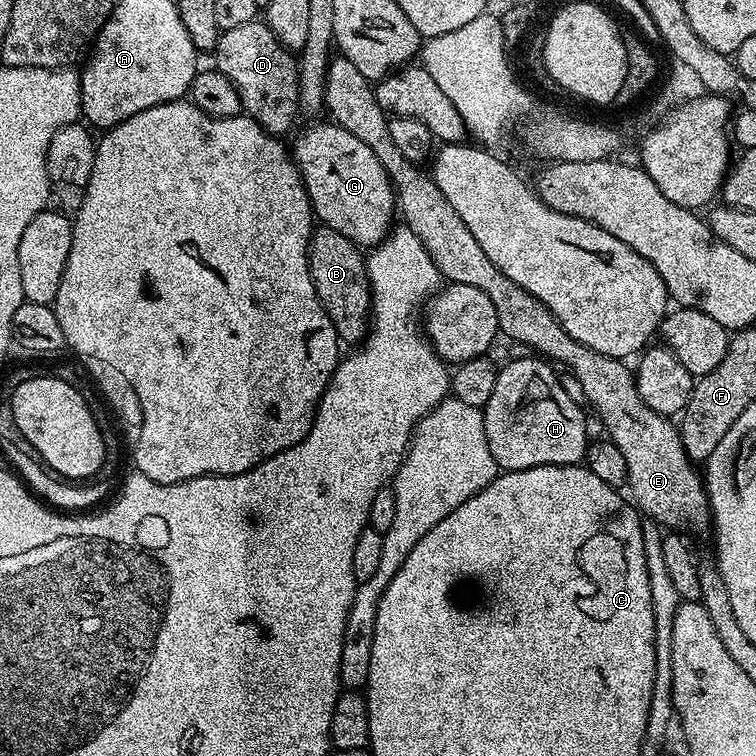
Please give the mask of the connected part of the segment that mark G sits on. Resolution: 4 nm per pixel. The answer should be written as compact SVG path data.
M312 124L300 132L294 148L294 163L304 180L304 189L312 204L312 215L323 227L338 230L358 246L382 243L394 226L392 212L397 211L396 193L382 162L350 130L340 124Z

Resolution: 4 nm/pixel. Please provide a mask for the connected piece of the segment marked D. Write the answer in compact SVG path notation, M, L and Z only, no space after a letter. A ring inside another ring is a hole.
M259 19L246 22L246 26L234 26L234 30L223 30L216 40L214 57L215 71L226 74L240 95L240 107L252 120L258 121L266 131L277 138L287 137L298 113L300 82L298 79L298 60L289 49L281 44L279 38Z

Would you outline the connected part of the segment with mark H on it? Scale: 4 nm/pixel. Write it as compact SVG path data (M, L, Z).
M529 357L499 369L494 392L483 406L490 454L501 471L580 464L590 443L584 412L562 386L552 366L541 357Z

